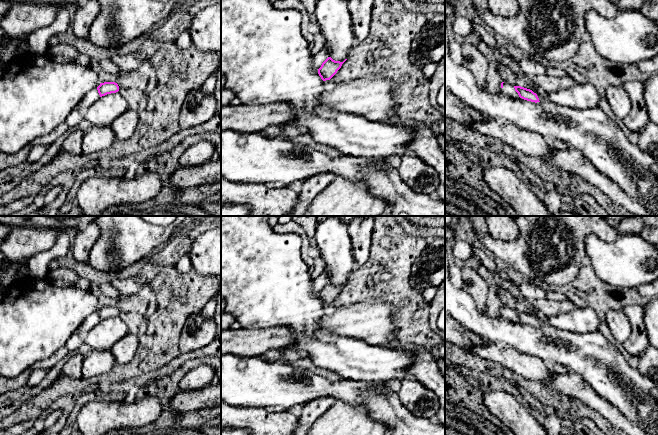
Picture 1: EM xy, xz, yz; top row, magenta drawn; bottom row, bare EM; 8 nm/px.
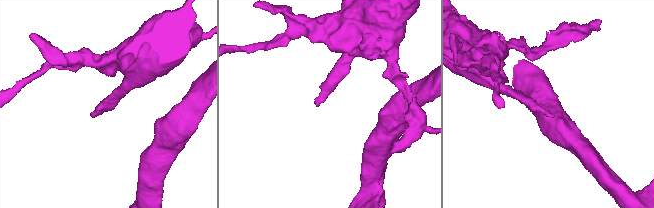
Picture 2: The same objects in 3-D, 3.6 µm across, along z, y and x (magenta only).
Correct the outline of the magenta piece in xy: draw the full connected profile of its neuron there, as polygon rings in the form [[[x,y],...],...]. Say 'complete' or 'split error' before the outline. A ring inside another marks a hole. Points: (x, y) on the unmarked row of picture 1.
split error; [[[104,306],[100,307],[100,309],[88,316],[83,323],[77,328],[77,332],[81,337],[85,337],[87,333],[96,326],[100,321],[105,320],[107,318],[116,317],[119,315],[119,310],[115,306]]]

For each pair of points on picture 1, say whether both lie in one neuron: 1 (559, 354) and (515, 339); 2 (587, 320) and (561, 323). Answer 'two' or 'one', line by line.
1: one
2: one

